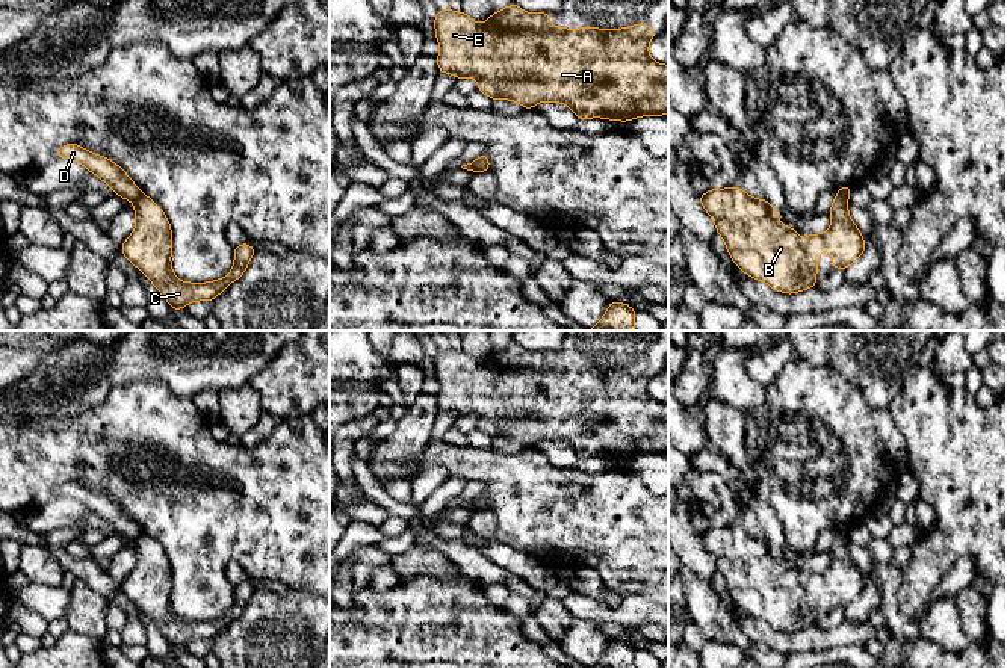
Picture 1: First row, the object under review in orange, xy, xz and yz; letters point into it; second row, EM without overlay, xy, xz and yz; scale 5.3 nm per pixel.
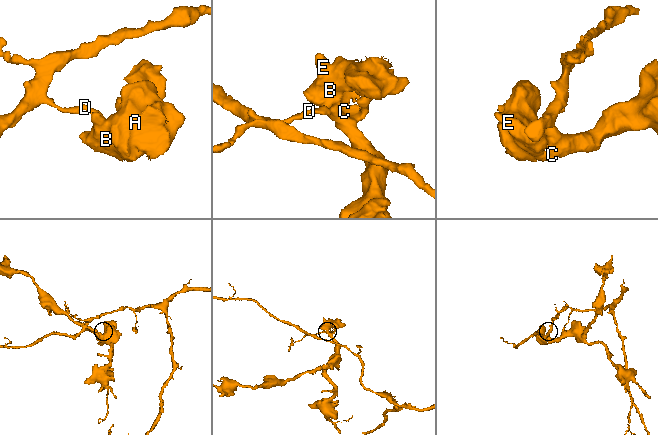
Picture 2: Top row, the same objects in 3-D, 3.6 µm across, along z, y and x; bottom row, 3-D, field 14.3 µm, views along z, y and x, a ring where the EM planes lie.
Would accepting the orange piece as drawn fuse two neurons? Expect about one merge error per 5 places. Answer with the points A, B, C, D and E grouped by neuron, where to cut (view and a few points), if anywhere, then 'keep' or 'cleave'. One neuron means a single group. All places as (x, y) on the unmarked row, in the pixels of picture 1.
A B C E / D; cut in xy along (141, 532), (133, 540); cleave

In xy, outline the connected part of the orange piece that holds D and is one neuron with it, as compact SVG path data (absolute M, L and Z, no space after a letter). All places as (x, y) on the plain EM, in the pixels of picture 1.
M67 482L57 487L53 496L80 500L89 511L94 511L106 523L109 523L118 535L127 540L135 541L142 533L142 529L130 518L119 503L110 500L104 494L92 493L77 482Z

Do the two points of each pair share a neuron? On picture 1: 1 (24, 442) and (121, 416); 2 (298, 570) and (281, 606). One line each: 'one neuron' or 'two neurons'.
1: one neuron
2: two neurons

